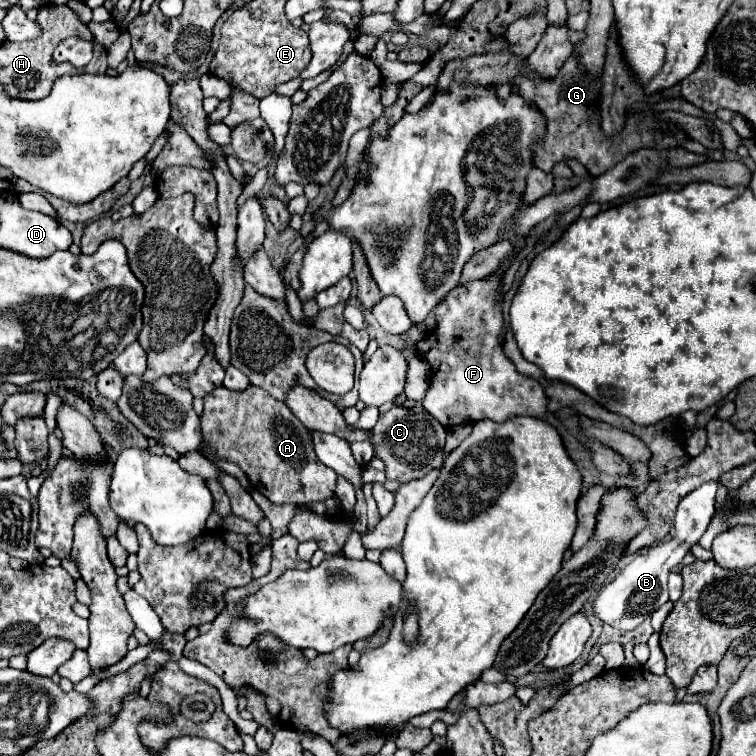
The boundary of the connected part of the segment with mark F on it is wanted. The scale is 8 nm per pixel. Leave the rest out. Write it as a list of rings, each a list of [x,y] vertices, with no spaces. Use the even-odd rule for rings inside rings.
[[[490,274],[482,280],[472,280],[464,286],[456,286],[436,308],[436,328],[426,332],[416,344],[416,352],[430,366],[430,388],[422,400],[422,406],[444,428],[458,424],[494,420],[504,422],[512,416],[538,416],[548,414],[546,392],[536,378],[522,376],[512,360],[504,354],[500,336],[504,334],[504,274]]]

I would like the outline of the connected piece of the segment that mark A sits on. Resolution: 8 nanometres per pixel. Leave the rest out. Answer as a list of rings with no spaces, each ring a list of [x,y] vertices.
[[[220,386],[220,388],[212,390],[204,398],[204,412],[202,412],[200,420],[202,420],[200,452],[204,456],[208,456],[208,454],[218,456],[218,458],[224,458],[224,460],[240,466],[242,472],[248,476],[250,484],[254,486],[254,490],[262,492],[274,504],[288,504],[288,502],[308,504],[314,500],[324,500],[334,494],[336,472],[332,472],[332,468],[324,468],[324,464],[320,464],[320,460],[316,458],[308,428],[304,428],[304,424],[300,424],[300,420],[296,420],[296,416],[290,412],[290,408],[284,402],[278,402],[262,388],[250,386],[242,392],[232,392],[228,388]]]

